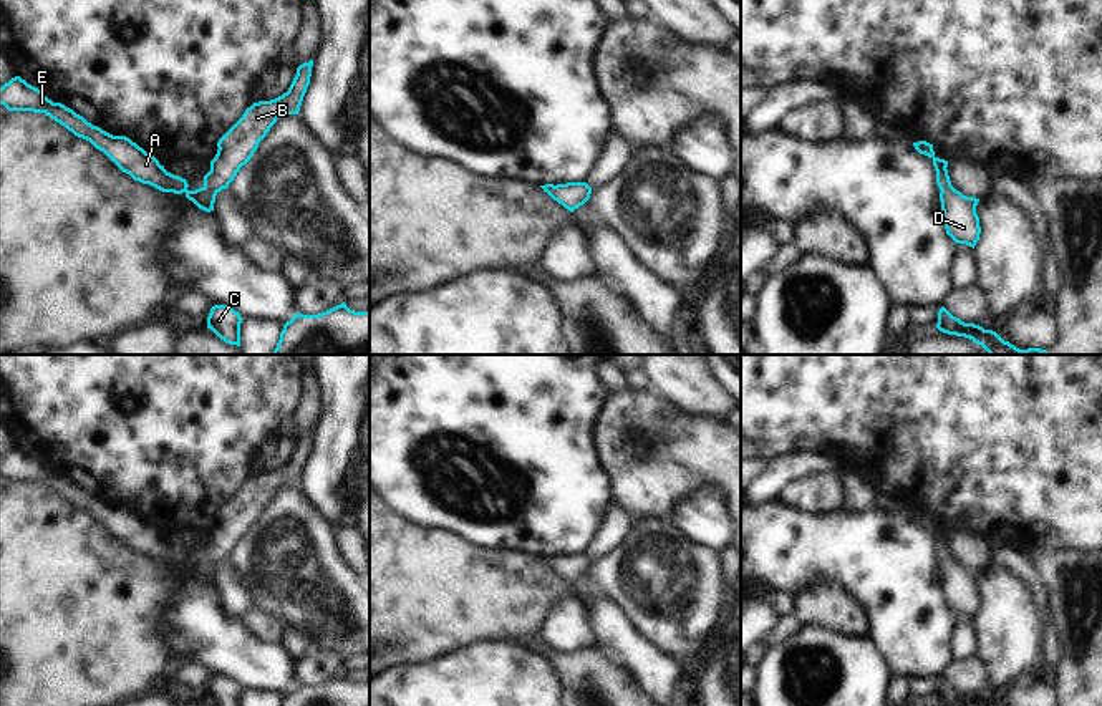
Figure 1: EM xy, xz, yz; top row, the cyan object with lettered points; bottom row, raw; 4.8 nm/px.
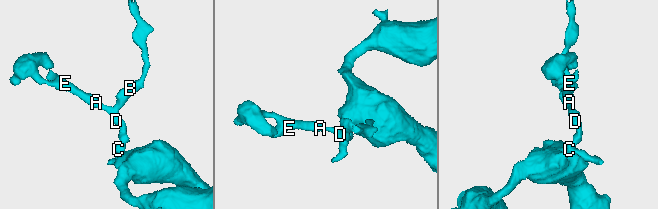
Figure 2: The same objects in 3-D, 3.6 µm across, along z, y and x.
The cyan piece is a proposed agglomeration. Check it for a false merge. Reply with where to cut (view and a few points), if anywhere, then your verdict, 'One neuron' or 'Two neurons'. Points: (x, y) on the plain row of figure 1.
No split. One neuron

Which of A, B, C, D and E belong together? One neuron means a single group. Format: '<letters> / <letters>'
A B C D E

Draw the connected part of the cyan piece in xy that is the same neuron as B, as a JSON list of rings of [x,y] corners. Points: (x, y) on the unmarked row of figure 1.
[[[313,431],[297,439],[297,446],[287,464],[270,472],[254,474],[242,489],[219,510],[217,525],[210,532],[210,542],[204,547],[204,557],[189,562],[186,550],[174,547],[159,532],[126,507],[113,507],[88,494],[83,487],[61,474],[53,474],[38,459],[20,447],[0,459],[0,476],[8,482],[45,484],[75,507],[89,512],[103,522],[123,544],[134,552],[149,555],[162,563],[186,565],[199,580],[214,582],[215,567],[227,560],[242,537],[245,537],[267,507],[270,499],[283,486],[298,486],[310,456]]]

